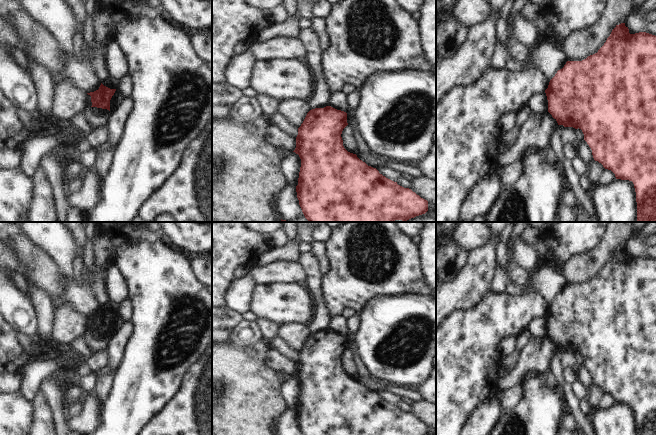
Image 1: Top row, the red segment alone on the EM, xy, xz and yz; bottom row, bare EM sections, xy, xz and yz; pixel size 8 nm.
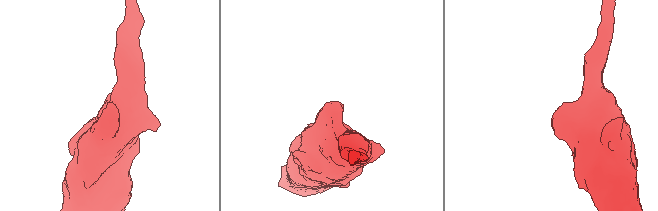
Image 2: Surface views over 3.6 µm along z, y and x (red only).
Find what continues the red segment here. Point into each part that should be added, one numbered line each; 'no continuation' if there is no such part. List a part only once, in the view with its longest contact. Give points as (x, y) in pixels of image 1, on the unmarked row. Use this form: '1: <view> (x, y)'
no continuation.

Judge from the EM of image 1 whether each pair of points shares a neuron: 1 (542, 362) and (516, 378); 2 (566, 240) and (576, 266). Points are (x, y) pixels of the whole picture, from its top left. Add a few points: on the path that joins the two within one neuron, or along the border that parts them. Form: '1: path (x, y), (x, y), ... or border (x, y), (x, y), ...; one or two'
1: path (535, 362), (529, 362), (520, 371); one
2: border (595, 247), (588, 252), (575, 255), (562, 271); two

